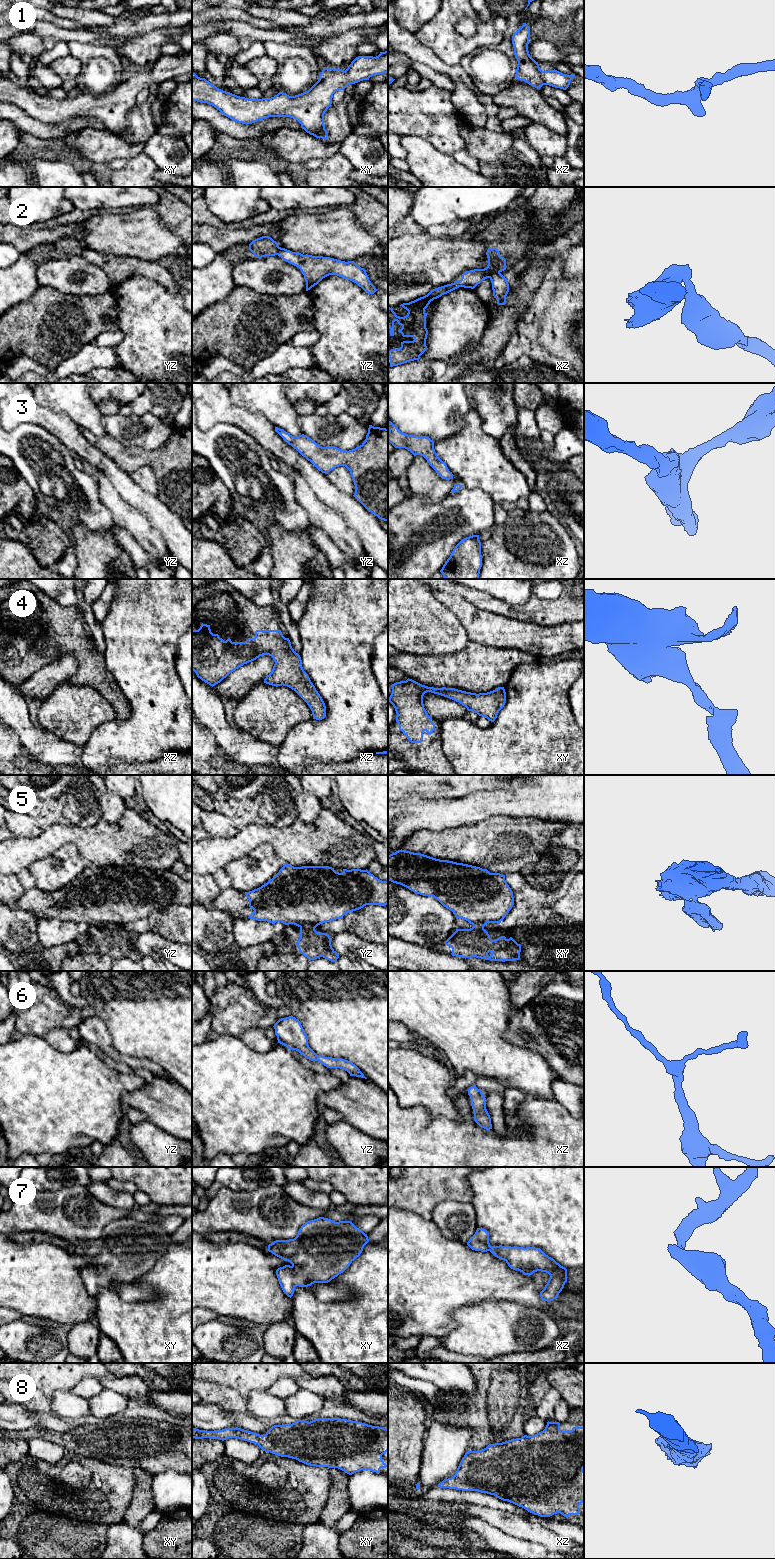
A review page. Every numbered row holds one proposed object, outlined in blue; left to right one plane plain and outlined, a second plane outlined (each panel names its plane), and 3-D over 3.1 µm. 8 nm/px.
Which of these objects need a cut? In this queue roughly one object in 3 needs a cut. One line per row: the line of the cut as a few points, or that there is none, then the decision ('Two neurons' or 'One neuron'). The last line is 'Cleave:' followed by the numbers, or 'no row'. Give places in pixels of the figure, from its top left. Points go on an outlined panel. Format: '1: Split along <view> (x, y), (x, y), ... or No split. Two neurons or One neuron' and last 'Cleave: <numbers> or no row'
1: No split. One neuron
2: Split along xz (499, 271), (493, 272), (488, 277). Two neurons
3: No split. One neuron
4: No split. One neuron
5: Split along yz (300, 926), (309, 926), (314, 929). Two neurons
6: No split. One neuron
7: No split. One neuron
8: No split. One neuron
Cleave: 2, 5

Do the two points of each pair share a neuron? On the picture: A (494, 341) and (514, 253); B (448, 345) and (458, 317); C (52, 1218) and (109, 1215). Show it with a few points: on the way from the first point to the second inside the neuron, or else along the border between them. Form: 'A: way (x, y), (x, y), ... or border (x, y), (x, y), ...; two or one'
A: border (521, 263), (518, 265); two
B: way (448, 338), (455, 324); one
C: way (66, 1220), (74, 1225), (90, 1223), (95, 1219); one

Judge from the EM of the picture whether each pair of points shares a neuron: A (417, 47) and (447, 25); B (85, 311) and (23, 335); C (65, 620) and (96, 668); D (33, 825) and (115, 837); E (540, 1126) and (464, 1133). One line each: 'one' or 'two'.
A: two
B: one
C: one
D: two
E: one

